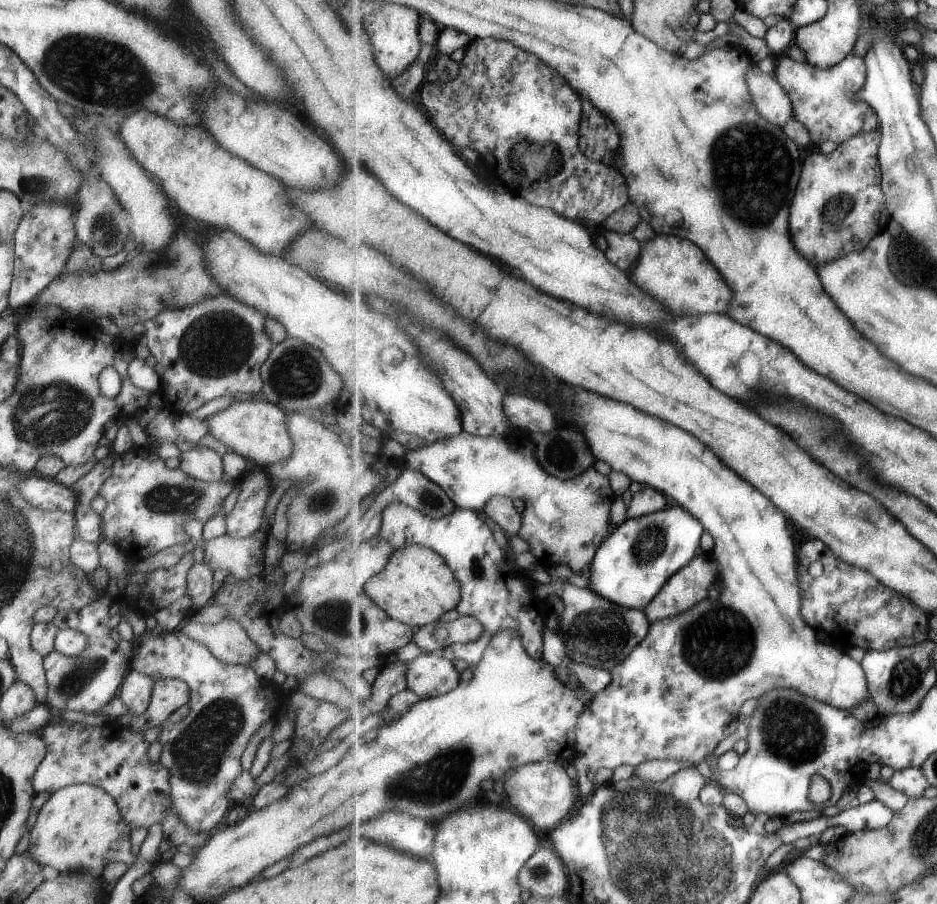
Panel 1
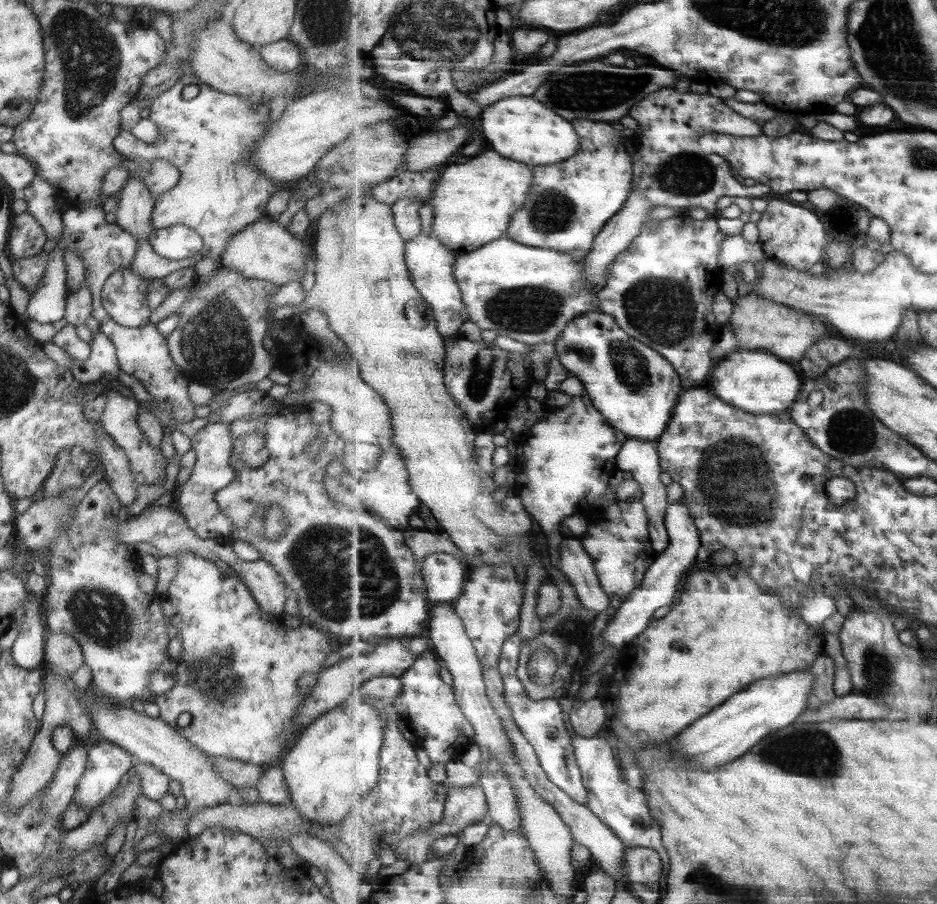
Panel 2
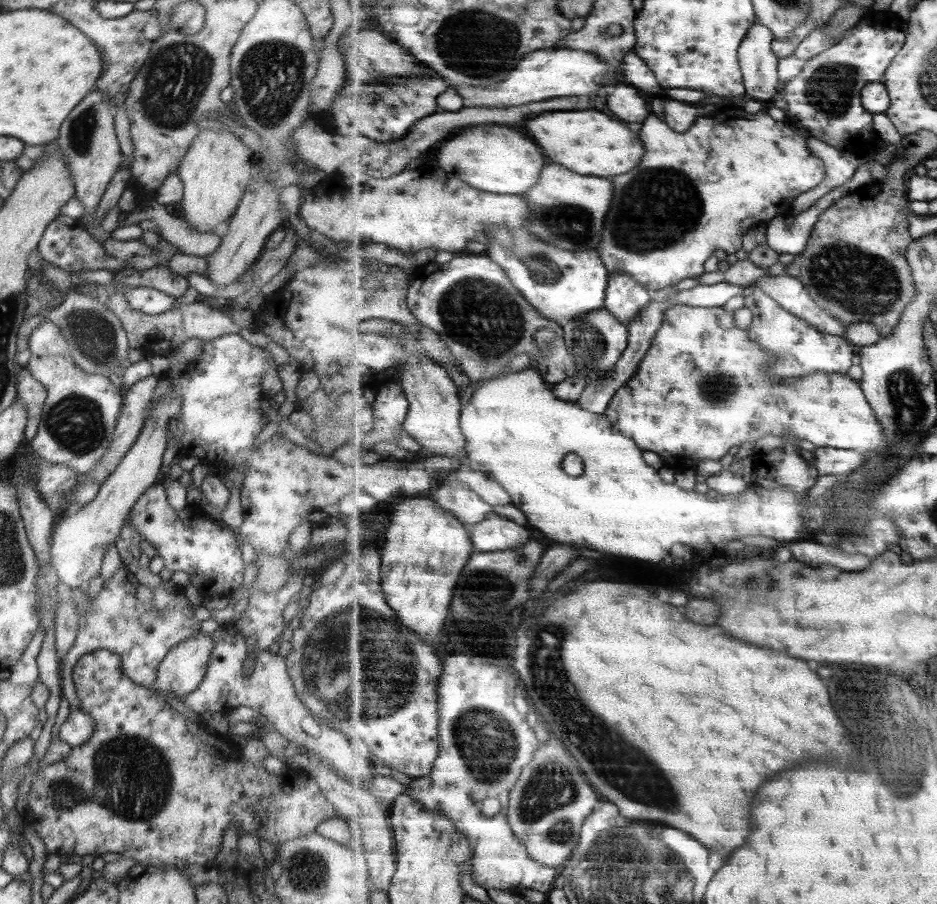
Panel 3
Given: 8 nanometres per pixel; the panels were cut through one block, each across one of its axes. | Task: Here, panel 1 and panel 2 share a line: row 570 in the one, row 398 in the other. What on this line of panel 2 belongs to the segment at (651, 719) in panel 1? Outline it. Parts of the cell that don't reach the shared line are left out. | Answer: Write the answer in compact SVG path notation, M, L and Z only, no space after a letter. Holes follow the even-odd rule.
M731 352L731 358L721 358L713 372L715 378L709 380L709 386L717 386L717 396L727 404L743 409L745 412L759 412L759 414L781 414L788 412L799 398L804 381L799 372L777 360L777 356L769 352Z

